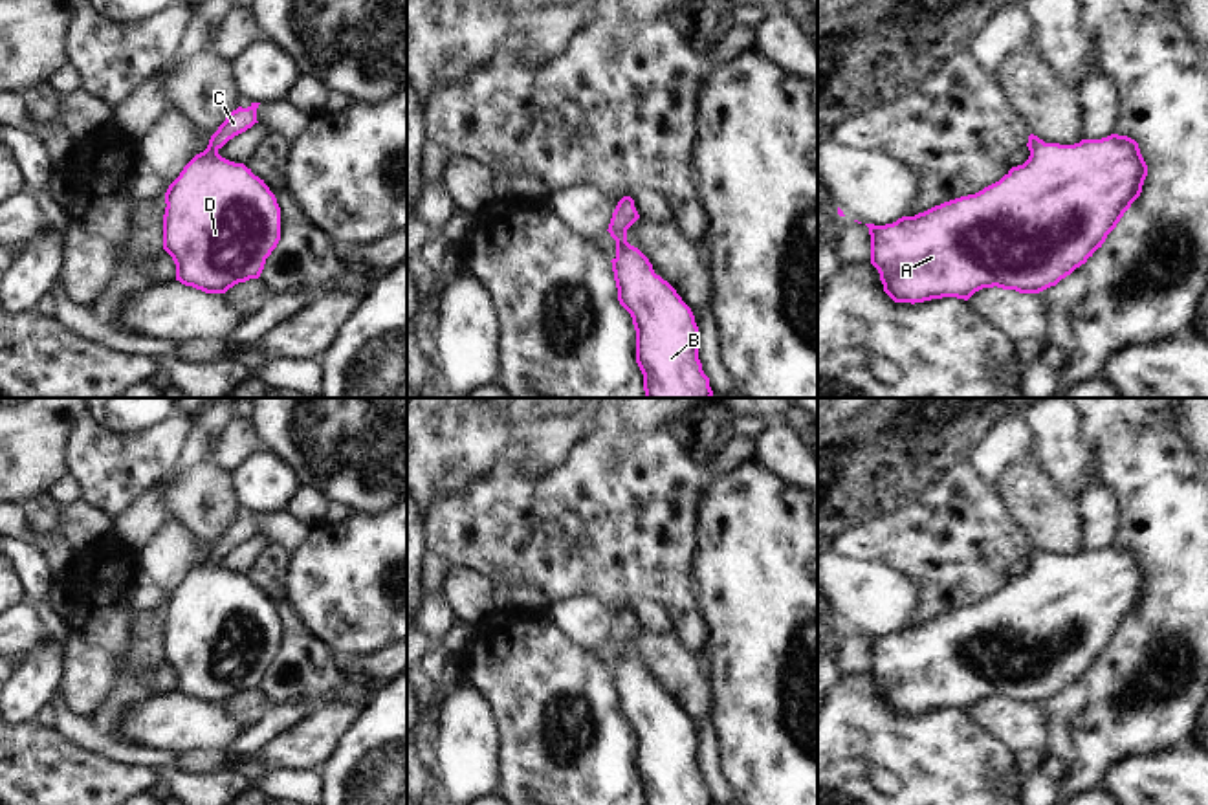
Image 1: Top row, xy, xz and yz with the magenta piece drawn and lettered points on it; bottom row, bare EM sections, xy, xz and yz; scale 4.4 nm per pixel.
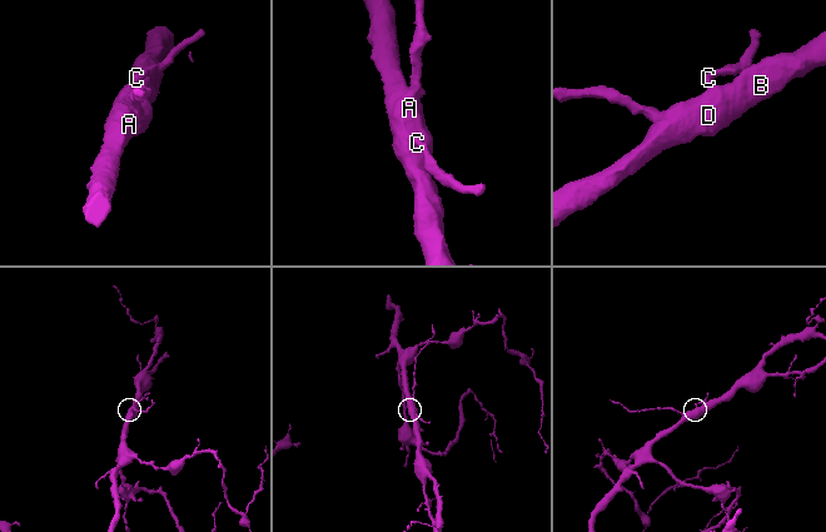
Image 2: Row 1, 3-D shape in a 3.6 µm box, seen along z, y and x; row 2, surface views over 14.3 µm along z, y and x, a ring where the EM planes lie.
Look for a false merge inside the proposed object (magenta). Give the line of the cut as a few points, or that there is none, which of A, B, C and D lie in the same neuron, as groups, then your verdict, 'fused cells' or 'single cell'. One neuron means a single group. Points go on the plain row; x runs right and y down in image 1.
no cut | A B C D | single cell

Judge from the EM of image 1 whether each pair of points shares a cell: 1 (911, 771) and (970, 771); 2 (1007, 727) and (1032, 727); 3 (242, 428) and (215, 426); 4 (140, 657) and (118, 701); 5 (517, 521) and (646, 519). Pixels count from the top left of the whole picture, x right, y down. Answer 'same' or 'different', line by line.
1: same
2: same
3: different
4: same
5: same

